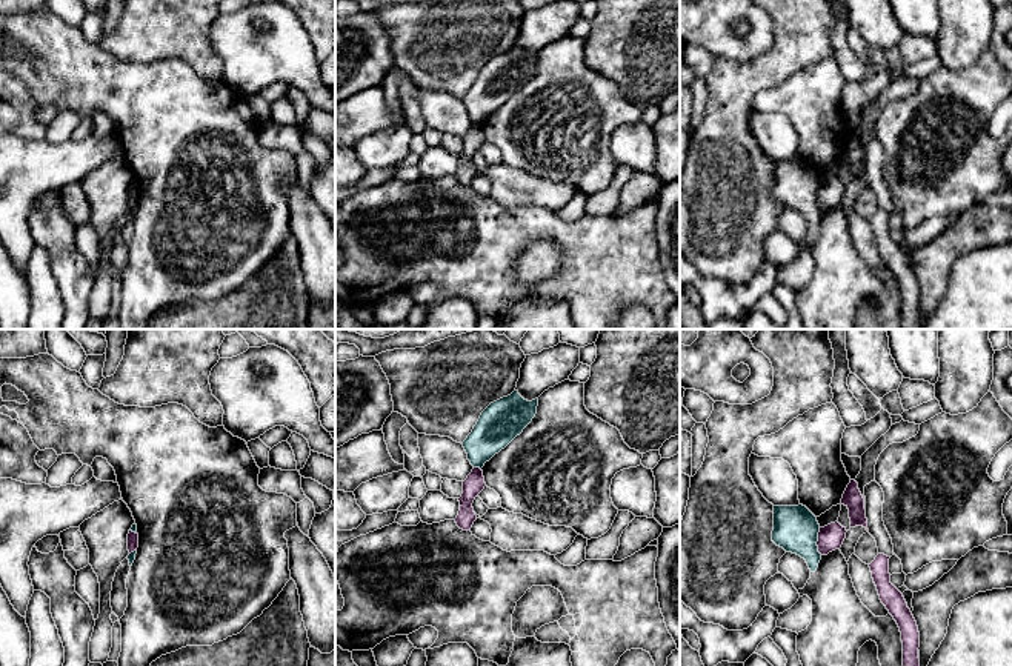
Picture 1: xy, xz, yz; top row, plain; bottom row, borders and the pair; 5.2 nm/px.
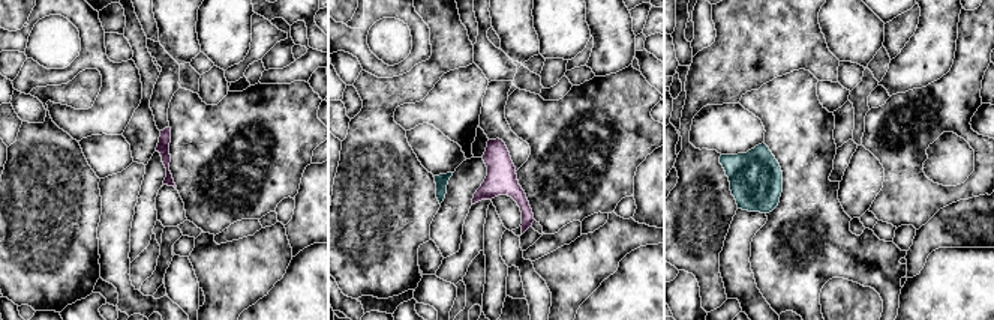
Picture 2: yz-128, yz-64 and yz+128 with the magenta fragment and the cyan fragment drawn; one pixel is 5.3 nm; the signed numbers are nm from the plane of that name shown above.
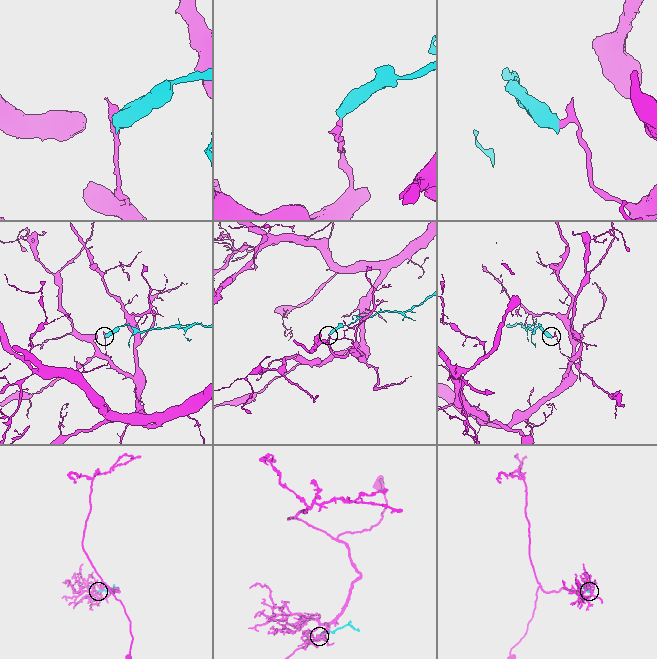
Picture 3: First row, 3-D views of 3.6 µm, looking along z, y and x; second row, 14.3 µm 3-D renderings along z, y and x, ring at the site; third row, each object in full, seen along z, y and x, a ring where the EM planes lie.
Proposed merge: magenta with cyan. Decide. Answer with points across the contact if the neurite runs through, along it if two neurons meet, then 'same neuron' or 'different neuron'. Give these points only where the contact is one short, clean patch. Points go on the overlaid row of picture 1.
along yz (818, 528), (817, 549), (822, 554) | different neuron

